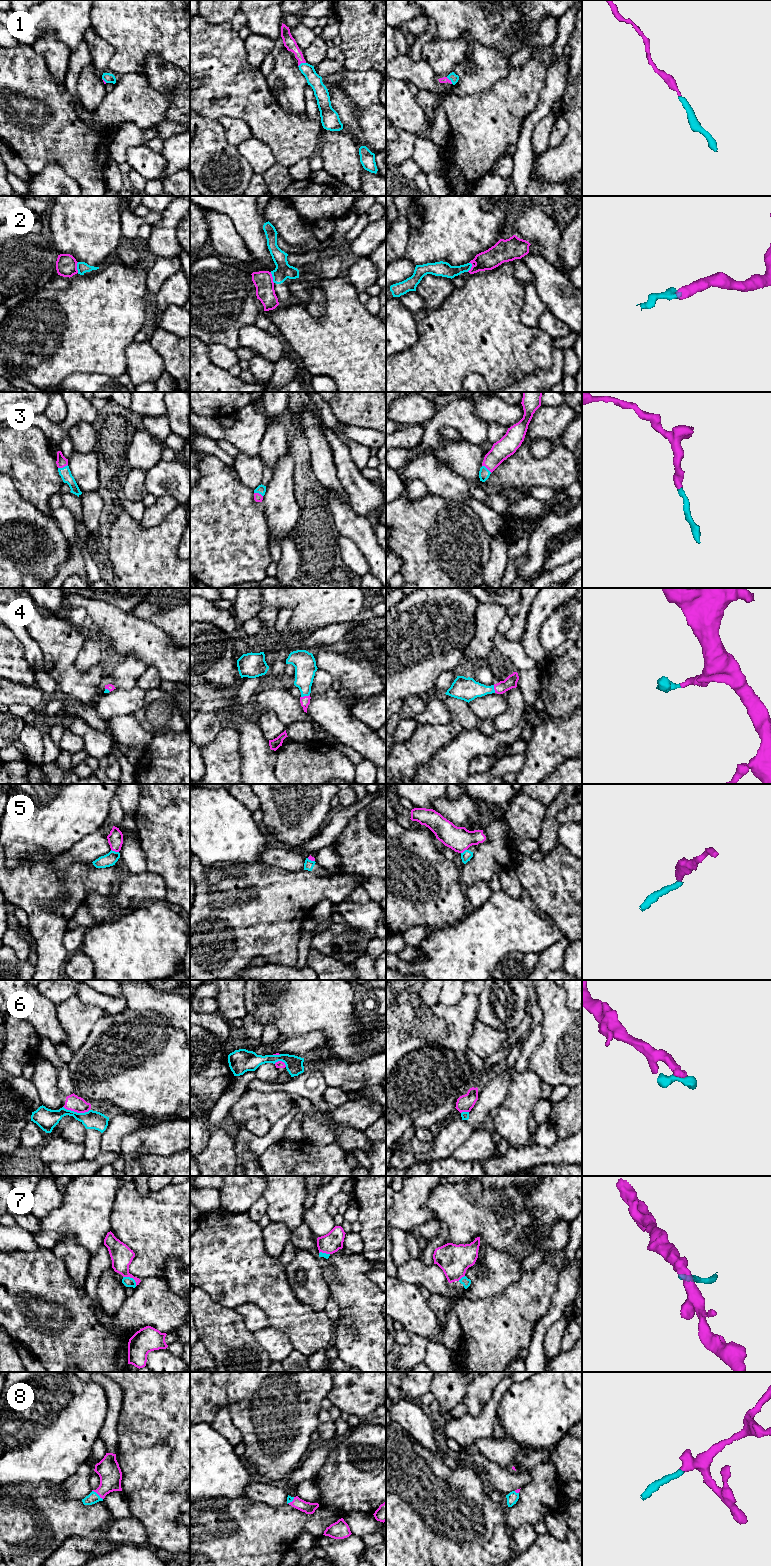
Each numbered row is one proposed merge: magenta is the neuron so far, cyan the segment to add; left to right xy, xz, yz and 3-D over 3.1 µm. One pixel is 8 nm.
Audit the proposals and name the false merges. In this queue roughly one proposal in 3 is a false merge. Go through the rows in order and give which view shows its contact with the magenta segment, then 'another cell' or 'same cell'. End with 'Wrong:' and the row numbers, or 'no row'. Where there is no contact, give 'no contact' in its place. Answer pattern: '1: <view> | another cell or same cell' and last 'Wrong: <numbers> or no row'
1: xz | same cell
2: xy | another cell
3: xy | same cell
4: xz | same cell
5: xy | another cell
6: xy | another cell
7: xy | another cell
8: xy | same cell
Wrong: 2, 5, 6, 7

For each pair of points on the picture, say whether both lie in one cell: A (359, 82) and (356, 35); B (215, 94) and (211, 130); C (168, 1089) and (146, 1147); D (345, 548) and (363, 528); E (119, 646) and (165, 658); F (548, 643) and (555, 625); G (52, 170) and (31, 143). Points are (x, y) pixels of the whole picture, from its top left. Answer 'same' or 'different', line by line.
A: different
B: different
C: different
D: different
E: same
F: same
G: different

